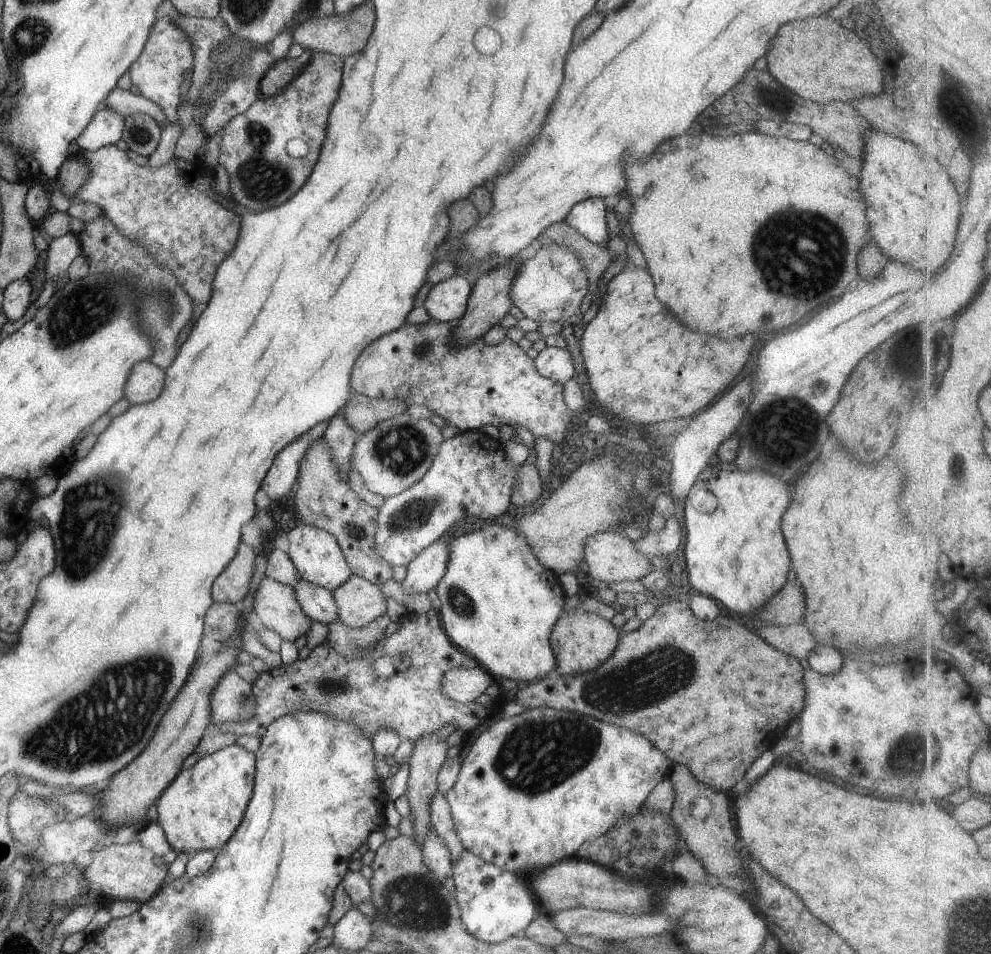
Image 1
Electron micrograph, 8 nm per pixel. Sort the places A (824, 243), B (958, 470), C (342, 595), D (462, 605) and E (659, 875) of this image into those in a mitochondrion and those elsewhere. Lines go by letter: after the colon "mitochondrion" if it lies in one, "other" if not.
A: mitochondrion
B: mitochondrion
C: other
D: mitochondrion
E: other

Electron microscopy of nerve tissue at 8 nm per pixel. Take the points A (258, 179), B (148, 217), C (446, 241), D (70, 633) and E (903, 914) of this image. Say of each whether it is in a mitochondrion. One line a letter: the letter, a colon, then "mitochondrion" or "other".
A: mitochondrion
B: other
C: other
D: other
E: other

